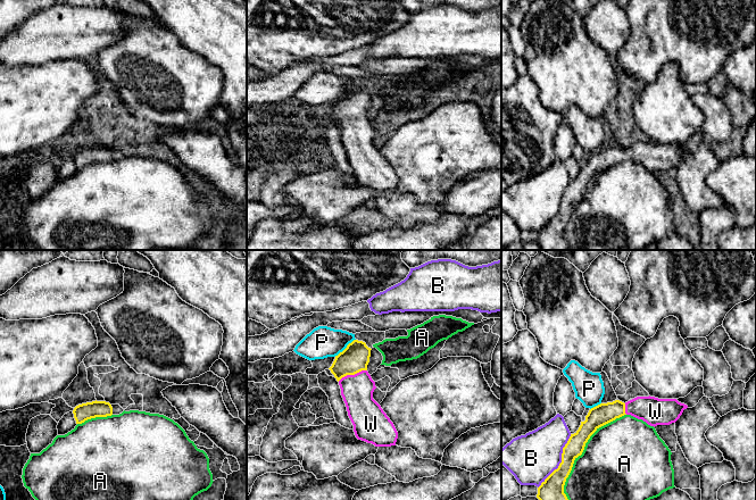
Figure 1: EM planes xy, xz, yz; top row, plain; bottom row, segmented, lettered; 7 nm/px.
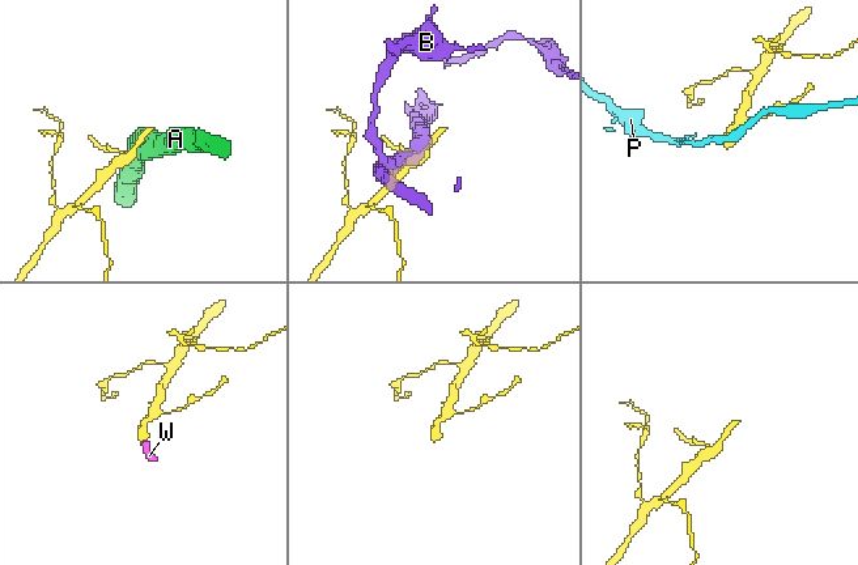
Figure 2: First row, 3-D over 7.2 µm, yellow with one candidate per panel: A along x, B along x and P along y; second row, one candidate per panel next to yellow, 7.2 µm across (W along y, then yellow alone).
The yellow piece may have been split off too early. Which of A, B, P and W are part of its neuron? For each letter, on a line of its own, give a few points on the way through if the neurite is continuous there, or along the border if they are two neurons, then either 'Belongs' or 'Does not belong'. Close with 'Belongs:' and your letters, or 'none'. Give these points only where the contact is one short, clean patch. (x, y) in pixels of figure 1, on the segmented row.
A: Does not belong
B: Does not belong
P: Boundary: xz (355, 339), (334, 356). Does not belong
W: Path across: xz (355, 358), (351, 363), (351, 374), (357, 390). Belongs
Belongs: W

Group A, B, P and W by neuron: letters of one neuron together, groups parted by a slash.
A / B / P / W

